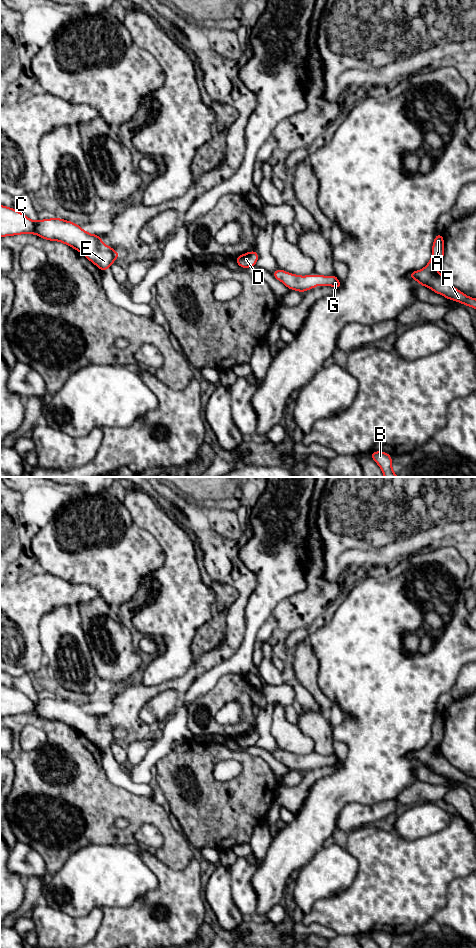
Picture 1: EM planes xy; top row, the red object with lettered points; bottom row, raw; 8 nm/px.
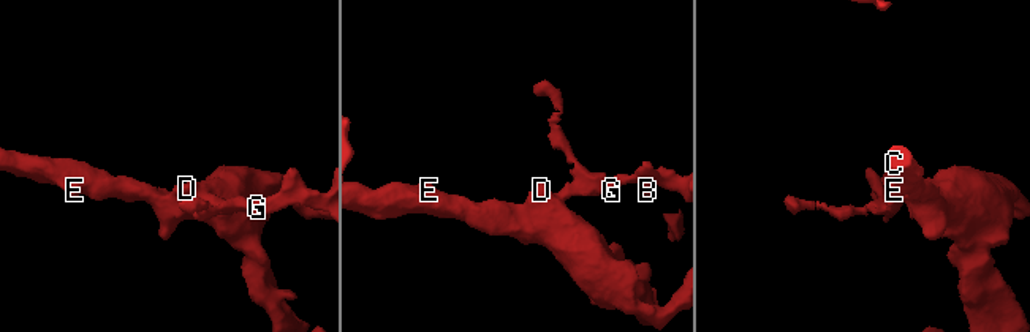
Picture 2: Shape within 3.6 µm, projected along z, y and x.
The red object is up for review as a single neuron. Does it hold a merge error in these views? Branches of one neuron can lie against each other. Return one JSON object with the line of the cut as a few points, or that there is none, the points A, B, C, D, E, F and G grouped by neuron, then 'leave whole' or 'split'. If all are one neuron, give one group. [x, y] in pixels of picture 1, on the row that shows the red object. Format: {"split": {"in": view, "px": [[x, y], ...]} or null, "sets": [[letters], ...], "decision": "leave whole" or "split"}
{"split": null, "sets": [["A", "B", "C", "D", "E", "F", "G"]], "decision": "leave whole"}

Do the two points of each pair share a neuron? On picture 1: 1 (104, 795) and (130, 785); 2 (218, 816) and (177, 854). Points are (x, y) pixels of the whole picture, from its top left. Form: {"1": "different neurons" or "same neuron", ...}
{"1": "different neurons", "2": "different neurons"}

